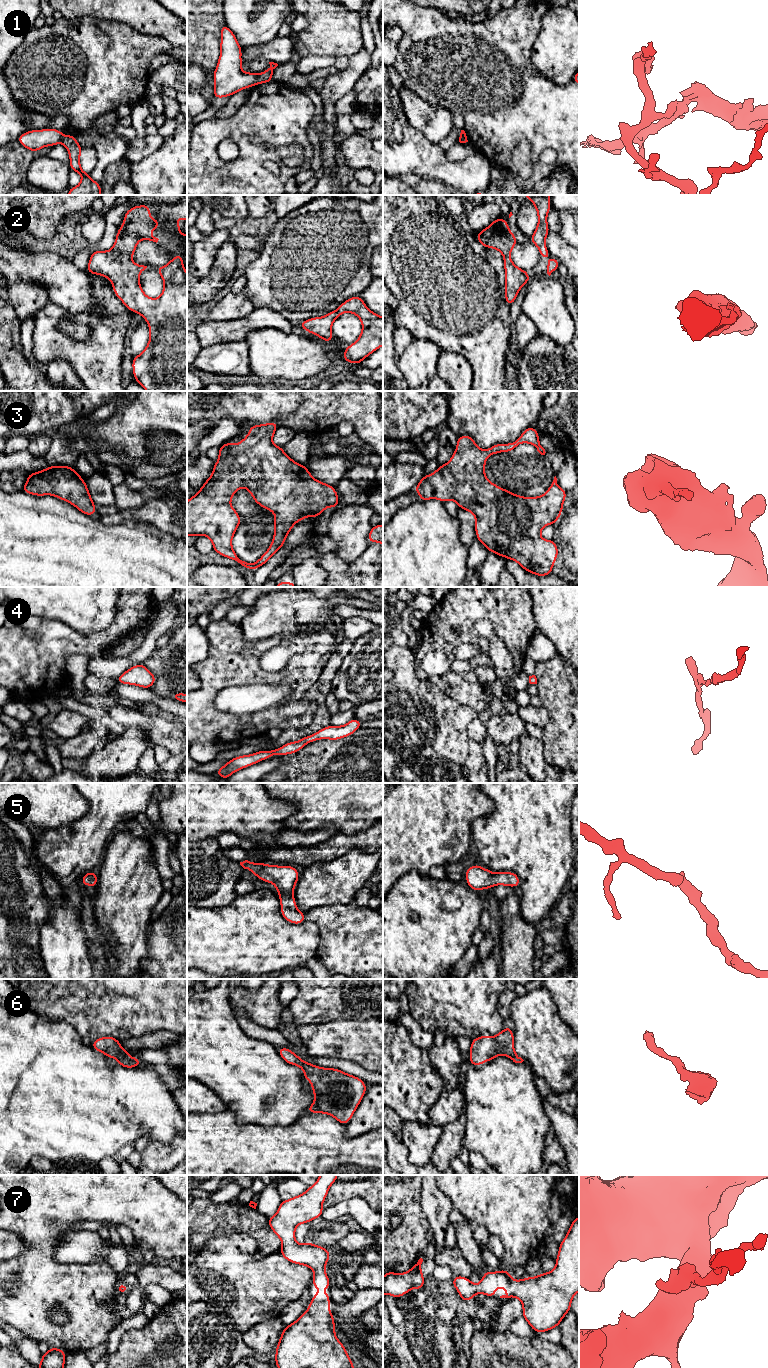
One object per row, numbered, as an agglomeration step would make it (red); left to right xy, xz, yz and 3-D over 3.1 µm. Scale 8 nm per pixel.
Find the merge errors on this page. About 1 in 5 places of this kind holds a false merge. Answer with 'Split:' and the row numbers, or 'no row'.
Split: 1

